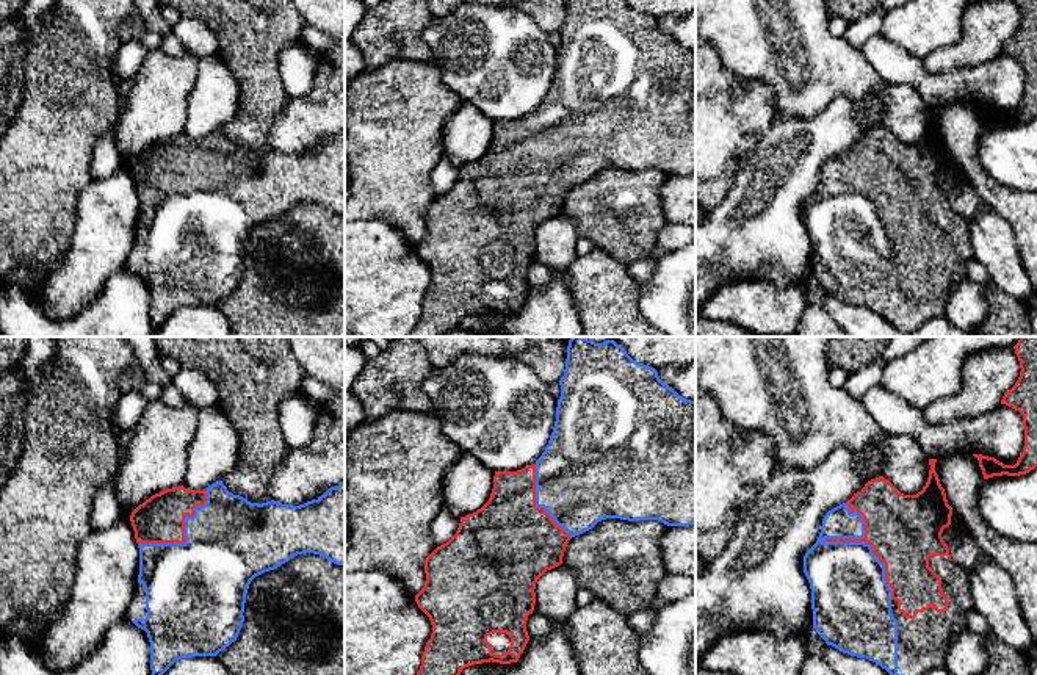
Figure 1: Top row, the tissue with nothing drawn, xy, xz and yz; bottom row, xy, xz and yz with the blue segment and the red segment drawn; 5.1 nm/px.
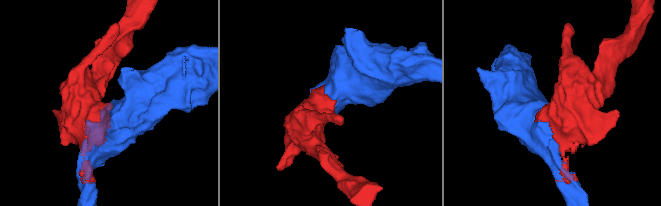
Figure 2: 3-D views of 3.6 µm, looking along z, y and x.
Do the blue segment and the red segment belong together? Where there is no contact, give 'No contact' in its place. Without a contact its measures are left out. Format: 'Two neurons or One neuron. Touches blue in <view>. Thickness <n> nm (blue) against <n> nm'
One neuron. Touches blue in yz. Thickness 380 nm (blue) against 380 nm

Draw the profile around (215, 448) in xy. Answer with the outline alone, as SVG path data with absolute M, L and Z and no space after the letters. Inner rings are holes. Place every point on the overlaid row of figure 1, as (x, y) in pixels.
M218 409L199 410L199 424L186 453L186 490L204 490L221 481L237 464L240 439L235 426Z

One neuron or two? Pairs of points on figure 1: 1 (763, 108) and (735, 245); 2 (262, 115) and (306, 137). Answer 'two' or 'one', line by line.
1: two
2: two

